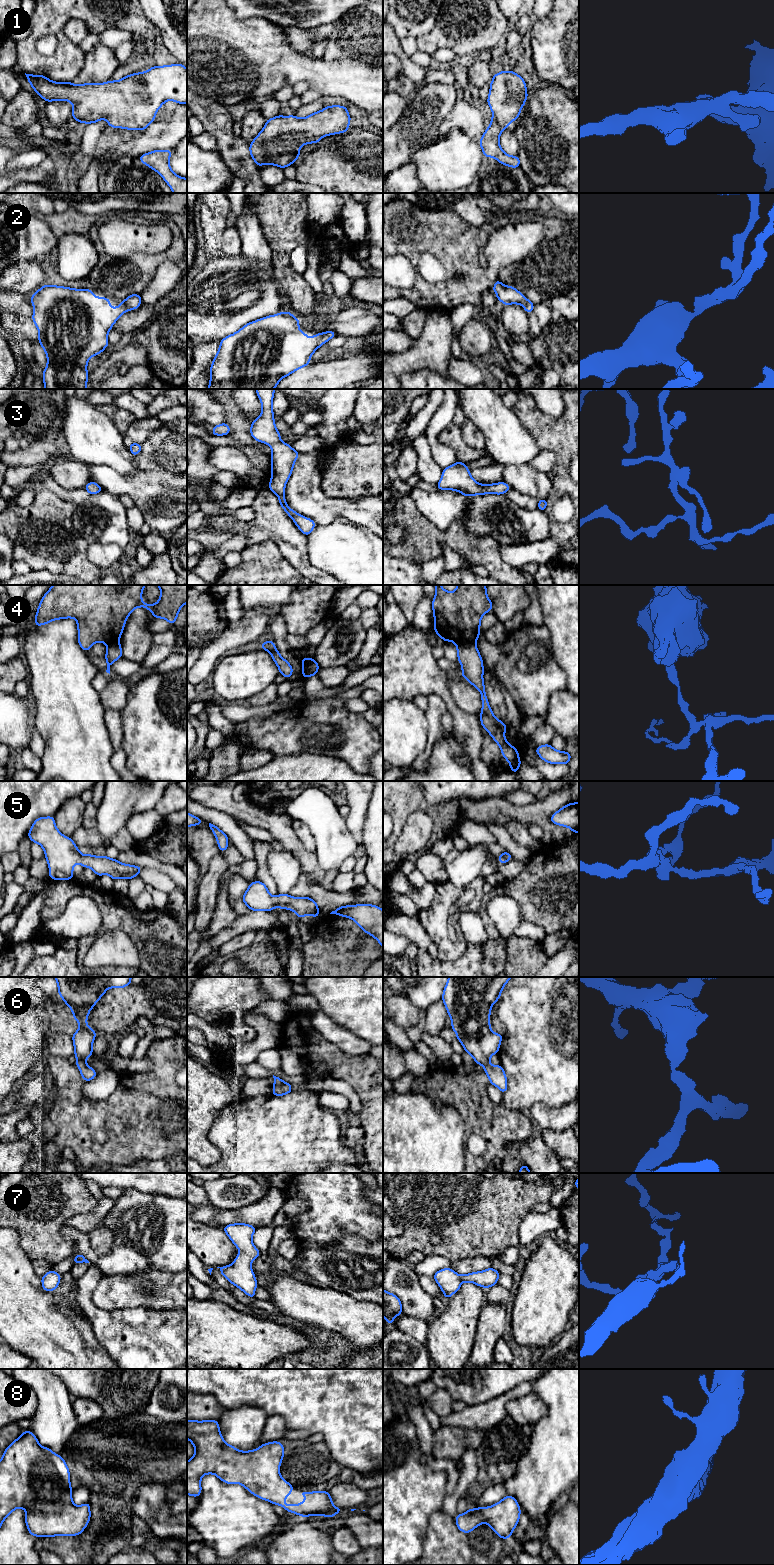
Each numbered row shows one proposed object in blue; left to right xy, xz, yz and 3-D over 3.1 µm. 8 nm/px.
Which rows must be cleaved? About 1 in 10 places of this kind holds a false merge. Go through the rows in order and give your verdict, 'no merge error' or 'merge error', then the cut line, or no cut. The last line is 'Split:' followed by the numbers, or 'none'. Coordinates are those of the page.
1: no merge error; cut none
2: no merge error; cut none
3: no merge error; cut none
4: merge error; cut xz (309, 658), (304, 664), (305, 677)
5: no merge error; cut none
6: no merge error; cut none
7: no merge error; cut none
8: no merge error; cut none
Split: 4

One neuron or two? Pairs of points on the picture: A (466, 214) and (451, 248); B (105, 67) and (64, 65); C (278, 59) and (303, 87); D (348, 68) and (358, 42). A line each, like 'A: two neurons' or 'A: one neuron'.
A: two neurons
B: two neurons
C: two neurons
D: two neurons

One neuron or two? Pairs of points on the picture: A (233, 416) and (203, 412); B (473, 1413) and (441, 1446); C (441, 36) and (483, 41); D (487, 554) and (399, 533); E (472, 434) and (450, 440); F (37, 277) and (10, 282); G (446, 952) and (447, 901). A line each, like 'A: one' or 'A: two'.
A: two
B: two
C: one
D: two
E: two
F: one
G: one

